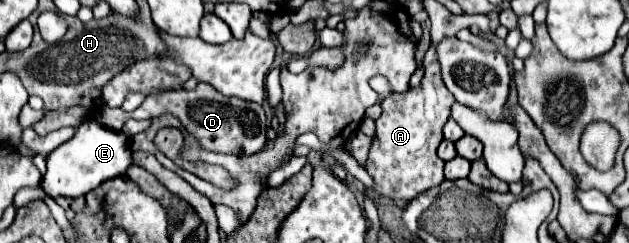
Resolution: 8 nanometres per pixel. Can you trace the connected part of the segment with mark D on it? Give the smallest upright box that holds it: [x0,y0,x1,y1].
[96,83,266,155]

